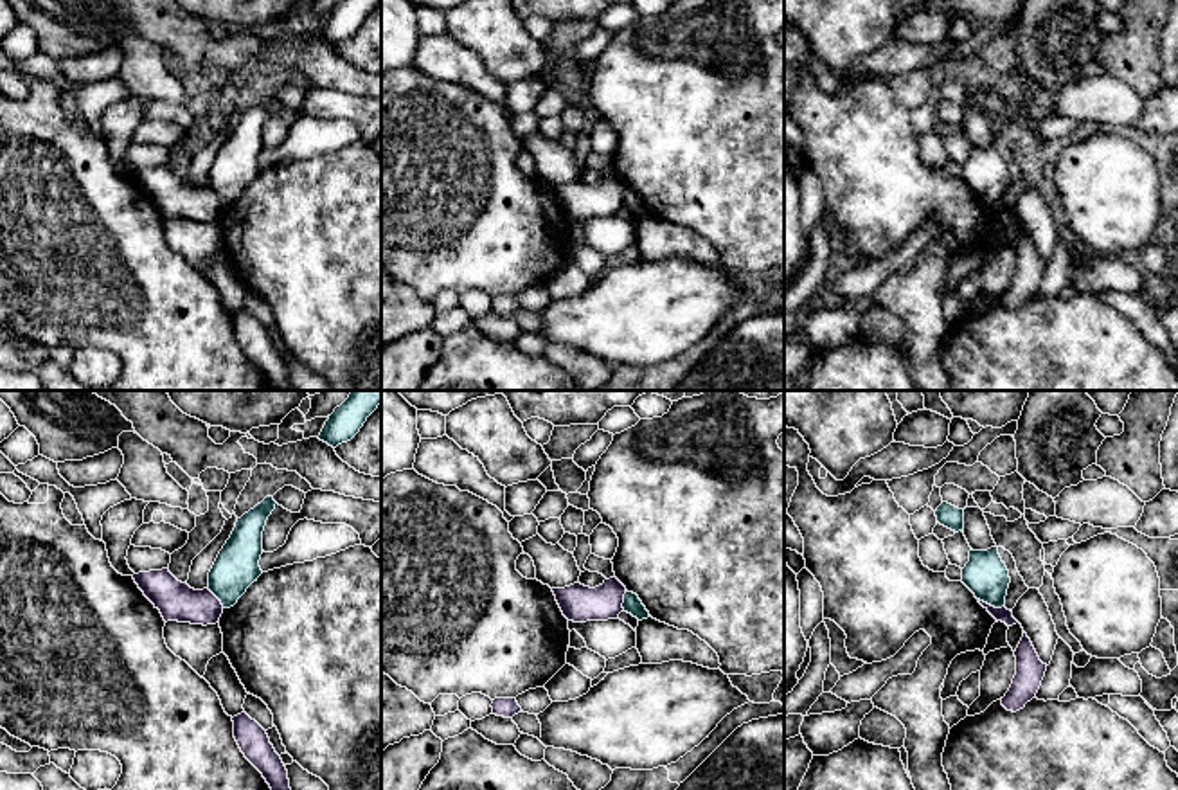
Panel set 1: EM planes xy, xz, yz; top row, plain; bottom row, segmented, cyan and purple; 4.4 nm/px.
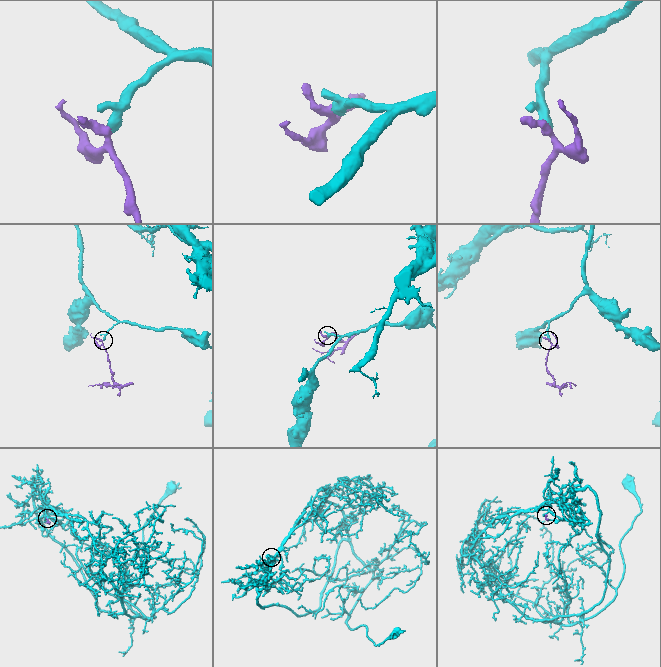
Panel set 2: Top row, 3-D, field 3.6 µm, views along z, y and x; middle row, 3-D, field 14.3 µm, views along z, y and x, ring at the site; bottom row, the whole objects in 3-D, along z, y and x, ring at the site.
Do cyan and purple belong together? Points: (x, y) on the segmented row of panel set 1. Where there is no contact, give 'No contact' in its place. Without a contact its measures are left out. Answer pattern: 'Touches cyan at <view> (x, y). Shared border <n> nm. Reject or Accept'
Touches cyan at yz (991, 605). Shared border 130 nm. Reject

